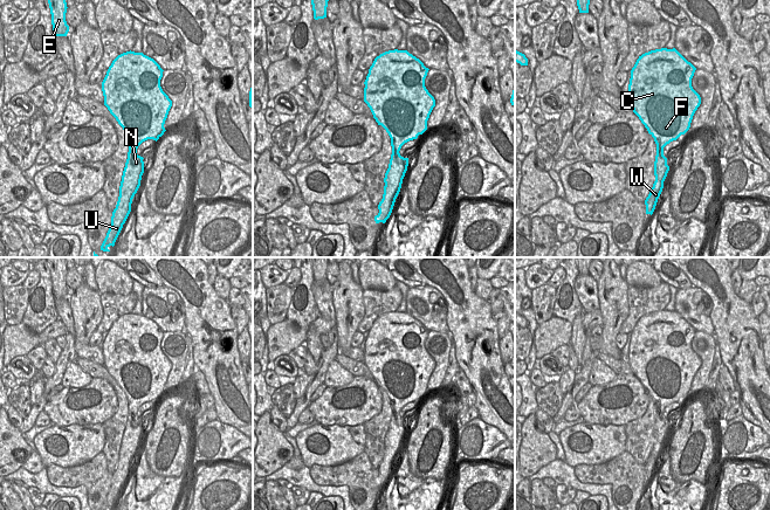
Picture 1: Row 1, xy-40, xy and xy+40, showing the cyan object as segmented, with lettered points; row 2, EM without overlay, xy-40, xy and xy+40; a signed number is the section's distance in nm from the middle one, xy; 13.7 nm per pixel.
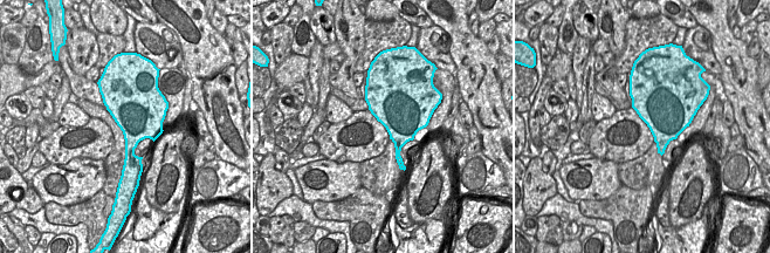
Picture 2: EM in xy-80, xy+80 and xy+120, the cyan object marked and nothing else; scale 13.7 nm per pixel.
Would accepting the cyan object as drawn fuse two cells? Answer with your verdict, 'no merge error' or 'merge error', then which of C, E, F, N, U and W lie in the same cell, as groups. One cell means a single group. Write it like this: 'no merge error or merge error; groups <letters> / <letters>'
merge error; groups C F / E N U W

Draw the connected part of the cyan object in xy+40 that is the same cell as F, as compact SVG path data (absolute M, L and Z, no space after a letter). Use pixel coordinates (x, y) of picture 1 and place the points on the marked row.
M675 48L645 53L631 70L628 102L654 138L658 153L690 128L701 104L692 87L695 70Z

